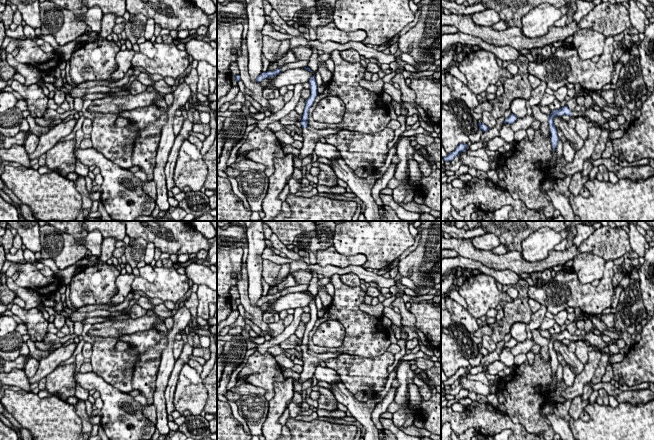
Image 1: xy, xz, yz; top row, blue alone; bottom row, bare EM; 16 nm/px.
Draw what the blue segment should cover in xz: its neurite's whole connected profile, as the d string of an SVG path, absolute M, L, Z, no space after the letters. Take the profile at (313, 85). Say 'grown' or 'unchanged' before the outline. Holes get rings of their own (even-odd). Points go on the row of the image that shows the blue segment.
grown | M313 75L310 80L309 80L309 84L310 84L310 97L306 100L305 103L305 107L304 107L304 111L303 111L303 115L302 115L302 120L301 120L301 125L302 125L302 132L303 132L303 146L300 149L300 153L298 158L300 160L308 157L310 154L313 153L313 151L315 150L315 146L316 143L318 141L320 141L321 137L326 137L328 135L331 134L336 134L338 133L341 129L318 129L317 131L310 131L307 129L308 125L308 115L309 115L309 109L310 107L313 105L315 98L318 95L317 92L317 83L315 80L315 75Z

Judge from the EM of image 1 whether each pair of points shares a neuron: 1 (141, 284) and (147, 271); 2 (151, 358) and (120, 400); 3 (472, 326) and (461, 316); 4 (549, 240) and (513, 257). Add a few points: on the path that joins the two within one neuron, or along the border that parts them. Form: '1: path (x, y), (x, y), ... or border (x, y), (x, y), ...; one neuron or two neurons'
1: border (140, 276), (152, 282); two neurons
2: border (105, 380), (120, 391), (127, 393); two neurons
3: path (469, 323), (464, 319); one neuron
4: border (520, 252), (528, 261), (539, 261), (545, 257); two neurons

